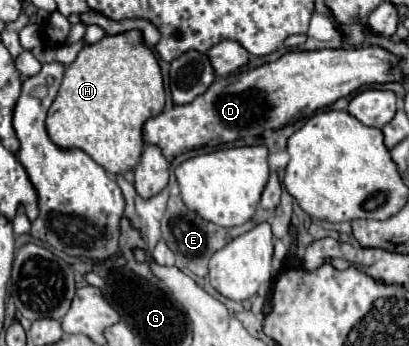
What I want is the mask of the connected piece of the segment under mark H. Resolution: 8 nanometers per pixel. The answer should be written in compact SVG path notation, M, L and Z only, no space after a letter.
M128 31L116 37L104 37L94 45L84 45L72 65L66 67L60 91L48 111L46 131L60 149L82 149L110 175L132 171L142 155L144 137L142 125L146 119L160 115L164 109L166 92L160 65L154 53L142 43L140 31Z

